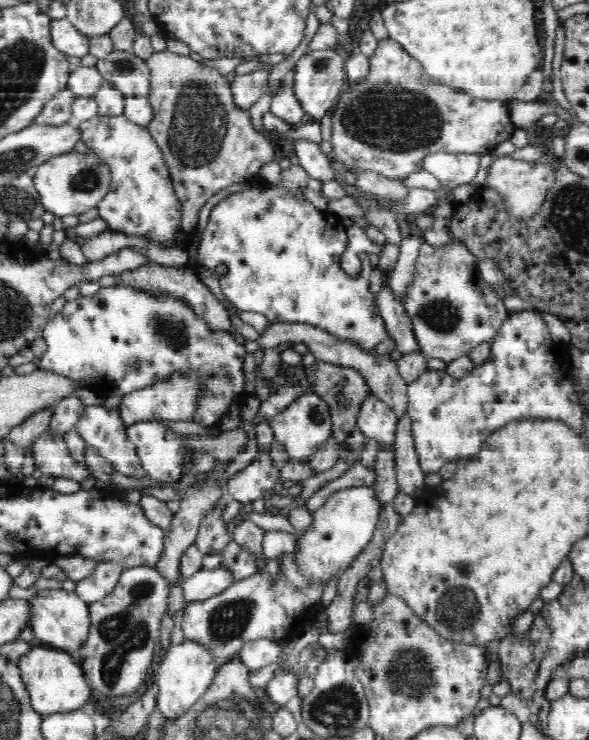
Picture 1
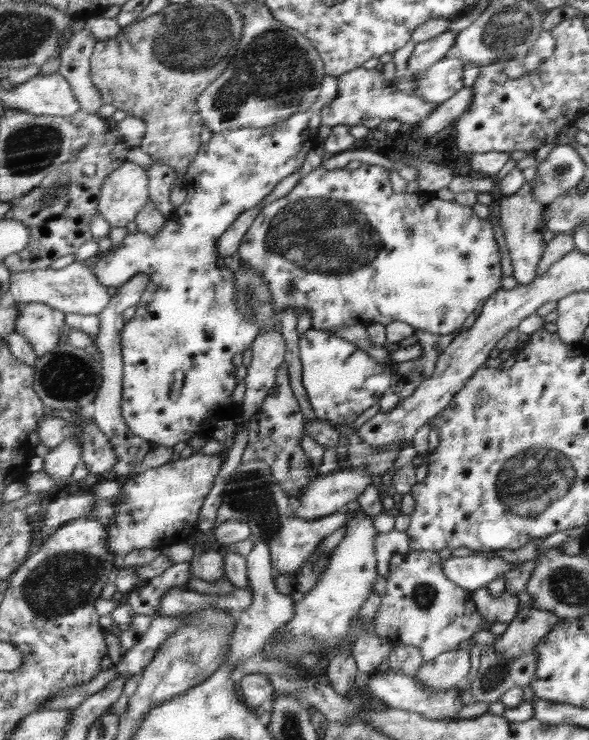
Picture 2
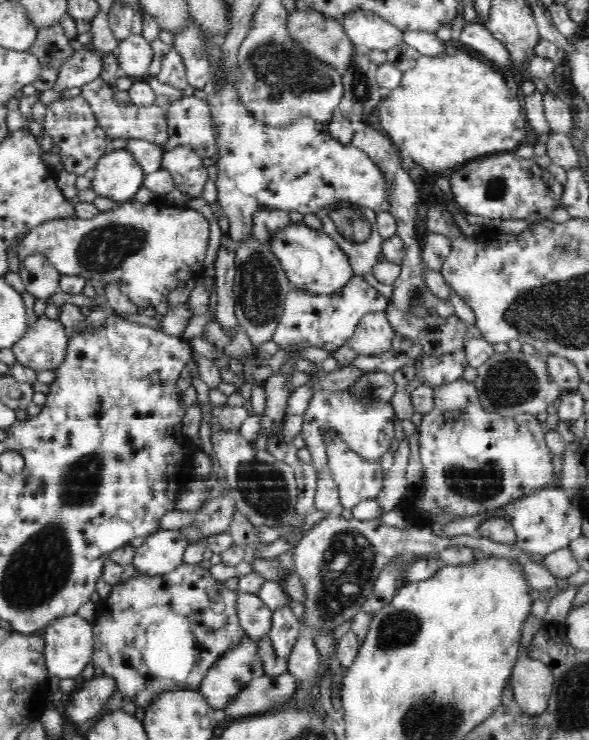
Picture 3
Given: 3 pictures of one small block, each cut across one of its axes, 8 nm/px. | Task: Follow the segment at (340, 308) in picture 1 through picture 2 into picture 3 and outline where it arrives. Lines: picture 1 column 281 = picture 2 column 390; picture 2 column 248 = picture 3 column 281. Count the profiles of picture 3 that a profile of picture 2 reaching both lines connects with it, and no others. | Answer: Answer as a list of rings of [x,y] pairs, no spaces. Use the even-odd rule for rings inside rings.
[[[291,222],[277,230],[275,237],[267,242],[272,254],[280,261],[292,287],[302,288],[313,294],[333,294],[345,288],[354,278],[349,258],[339,244],[323,229],[316,230],[306,223]]]

